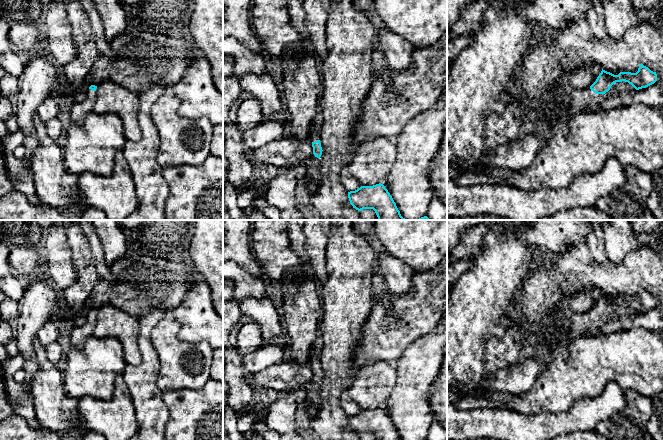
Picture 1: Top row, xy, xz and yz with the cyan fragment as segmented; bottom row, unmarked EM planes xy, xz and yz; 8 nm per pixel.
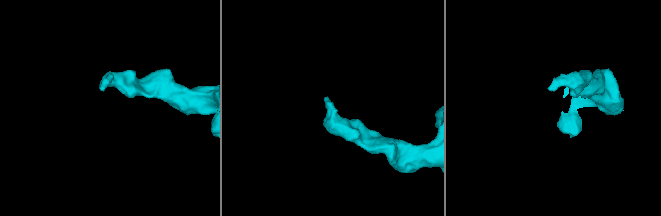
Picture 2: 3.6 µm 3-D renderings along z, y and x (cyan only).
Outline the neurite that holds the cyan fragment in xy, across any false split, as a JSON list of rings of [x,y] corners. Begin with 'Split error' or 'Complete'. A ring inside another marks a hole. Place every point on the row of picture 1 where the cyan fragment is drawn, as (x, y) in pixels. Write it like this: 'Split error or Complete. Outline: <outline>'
Split error. Outline: [[[91,85],[87,89],[86,98],[81,101],[75,101],[69,112],[72,123],[82,125],[87,115],[93,112],[93,107],[97,98],[96,88],[97,86]]]

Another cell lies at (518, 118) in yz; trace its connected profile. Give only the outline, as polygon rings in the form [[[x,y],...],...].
[[[557,94],[553,99],[539,104],[514,100],[499,113],[490,114],[485,120],[484,147],[490,150],[523,138],[543,125],[566,116],[570,97]]]

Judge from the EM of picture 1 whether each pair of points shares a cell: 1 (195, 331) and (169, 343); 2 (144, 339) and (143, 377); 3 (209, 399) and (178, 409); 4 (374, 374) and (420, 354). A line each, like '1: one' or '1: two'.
1: two
2: one
3: one
4: two

